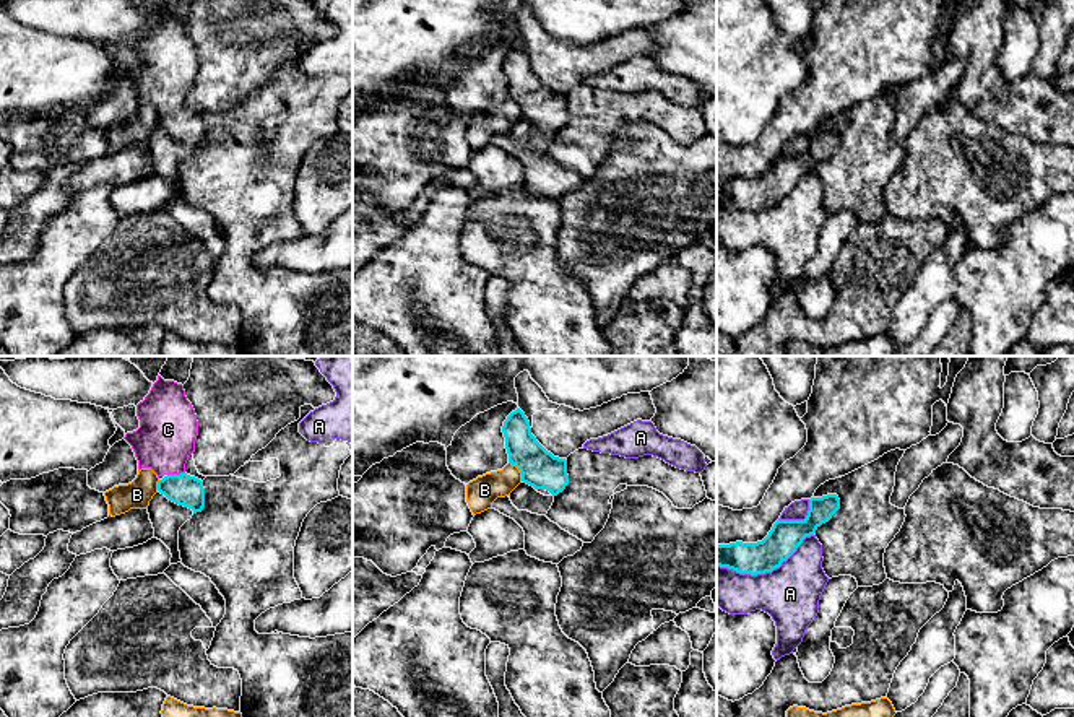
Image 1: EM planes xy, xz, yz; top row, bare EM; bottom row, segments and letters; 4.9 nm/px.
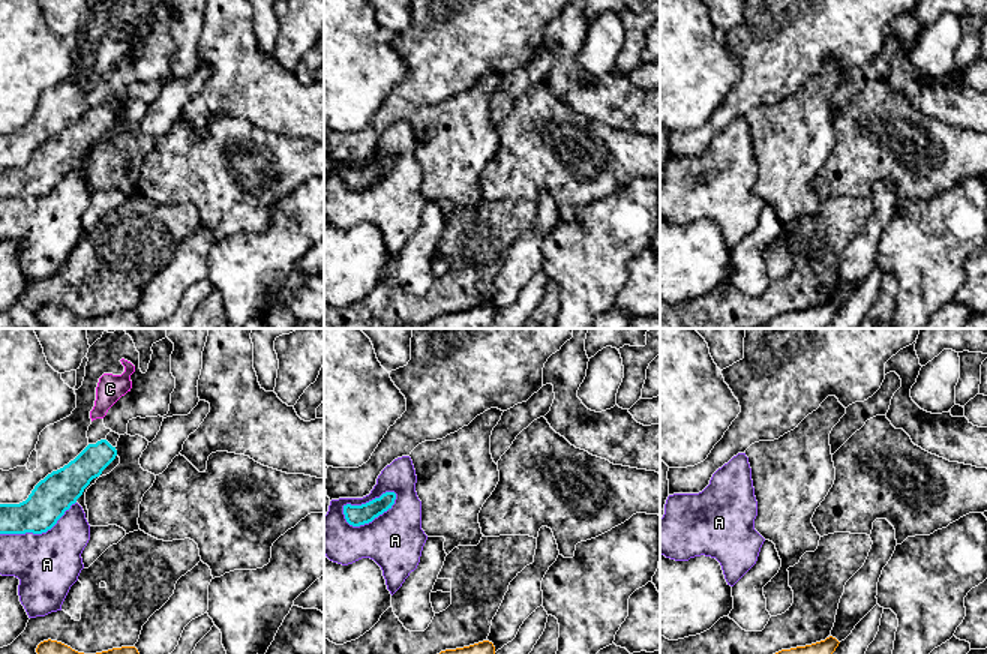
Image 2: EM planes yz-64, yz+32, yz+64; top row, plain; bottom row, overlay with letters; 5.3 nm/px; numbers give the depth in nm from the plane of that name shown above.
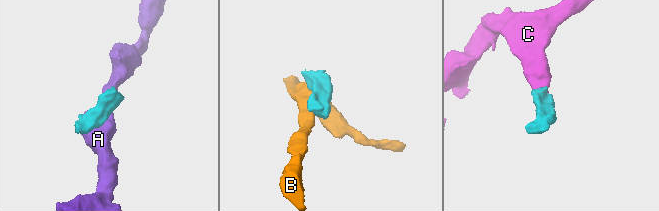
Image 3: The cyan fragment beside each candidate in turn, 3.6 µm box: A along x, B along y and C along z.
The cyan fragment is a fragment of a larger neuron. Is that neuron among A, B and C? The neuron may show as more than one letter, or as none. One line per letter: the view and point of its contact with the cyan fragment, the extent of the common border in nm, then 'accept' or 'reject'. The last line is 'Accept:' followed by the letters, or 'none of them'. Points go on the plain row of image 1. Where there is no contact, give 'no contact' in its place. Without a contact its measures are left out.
A: meets cyan in yz at (766, 207); contact 500 nm long; reject
B: meets cyan in xz at (519, 104); contact 120 nm long; reject
C: meets cyan in xy at (176, 111); contact 90 nm long; accept
Accept: C

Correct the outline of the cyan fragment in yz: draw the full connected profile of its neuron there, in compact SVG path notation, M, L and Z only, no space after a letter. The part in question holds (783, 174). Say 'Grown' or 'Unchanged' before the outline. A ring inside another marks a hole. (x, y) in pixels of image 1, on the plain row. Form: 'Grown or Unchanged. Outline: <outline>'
Unchanged. Outline: M837 130L809 135L804 156L777 156L769 171L757 179L717 180L717 202L733 205L739 210L765 210L780 203L806 172L829 158L840 145Z

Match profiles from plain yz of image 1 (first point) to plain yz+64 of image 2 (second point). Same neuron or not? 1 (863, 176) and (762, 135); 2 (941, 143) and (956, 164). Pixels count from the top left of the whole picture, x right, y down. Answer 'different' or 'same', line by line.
1: same
2: same

